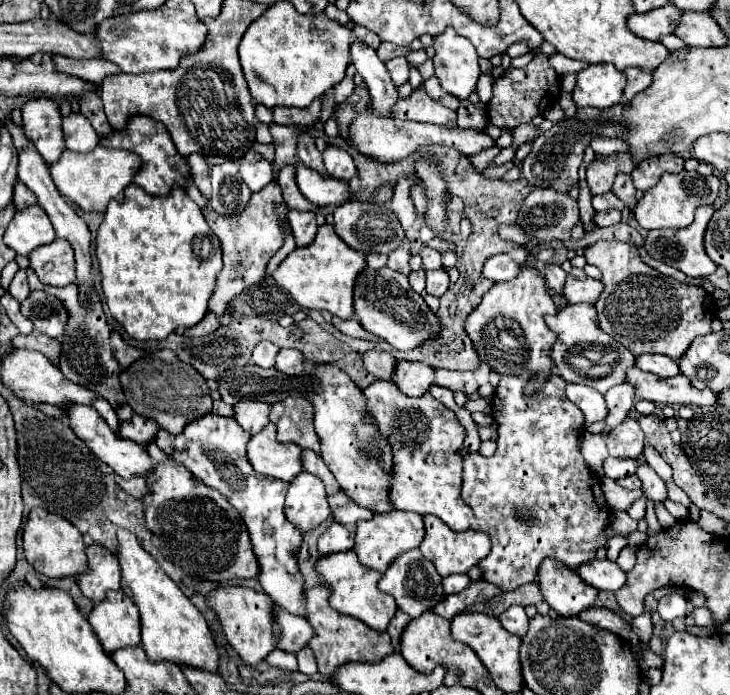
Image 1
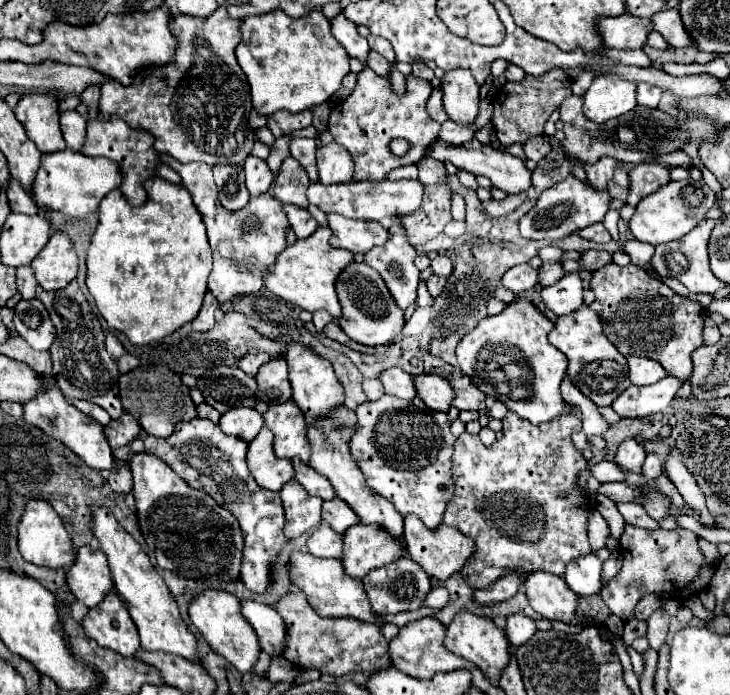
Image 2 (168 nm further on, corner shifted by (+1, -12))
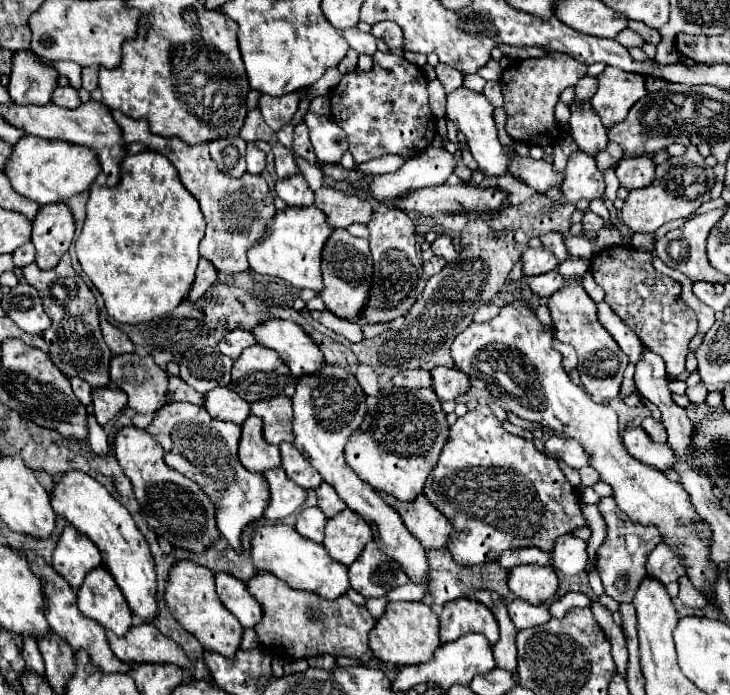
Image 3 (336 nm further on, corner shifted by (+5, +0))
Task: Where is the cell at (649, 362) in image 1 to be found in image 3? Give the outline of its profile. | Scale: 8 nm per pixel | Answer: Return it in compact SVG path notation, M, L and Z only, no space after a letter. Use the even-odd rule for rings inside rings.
M606 302L598 304L598 320L608 330L608 334L616 340L616 344L622 348L622 352L626 356L630 356L630 362L638 362L638 358L642 356L642 342L622 322L622 318L614 310L610 310L610 306Z

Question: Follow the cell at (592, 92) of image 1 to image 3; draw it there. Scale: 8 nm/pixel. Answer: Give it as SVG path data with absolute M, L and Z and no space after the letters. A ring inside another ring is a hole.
M608 66L598 76L598 82L598 92L590 102L606 128L612 128L614 124L626 120L626 112L630 112L630 108L648 94L642 74L624 72L620 68Z

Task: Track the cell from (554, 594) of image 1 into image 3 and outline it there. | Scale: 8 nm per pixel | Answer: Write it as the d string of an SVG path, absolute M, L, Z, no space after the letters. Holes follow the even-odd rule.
M538 564L512 568L508 574L508 584L514 596L530 604L544 604L558 590L558 578L554 568Z

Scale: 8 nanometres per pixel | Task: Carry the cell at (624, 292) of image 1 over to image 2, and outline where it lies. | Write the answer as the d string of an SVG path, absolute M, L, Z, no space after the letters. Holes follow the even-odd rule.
M614 262L592 272L590 286L602 304L602 330L620 354L652 358L660 362L668 374L680 380L690 378L692 352L704 344L704 308L700 302L676 294L636 266L618 266Z

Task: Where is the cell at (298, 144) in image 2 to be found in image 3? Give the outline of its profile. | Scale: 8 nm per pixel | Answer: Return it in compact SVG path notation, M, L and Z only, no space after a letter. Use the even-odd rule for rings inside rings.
M296 124L294 126L294 152L302 158L306 158L308 162L316 162L316 156L314 156L314 148L310 144L310 138L308 138L308 128L306 124Z

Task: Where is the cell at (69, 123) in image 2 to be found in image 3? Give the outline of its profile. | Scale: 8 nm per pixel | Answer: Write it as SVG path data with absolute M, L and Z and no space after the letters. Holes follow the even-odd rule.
M58 86L52 94L52 102L64 108L78 108L82 104L78 98L78 90L74 90L72 86Z

